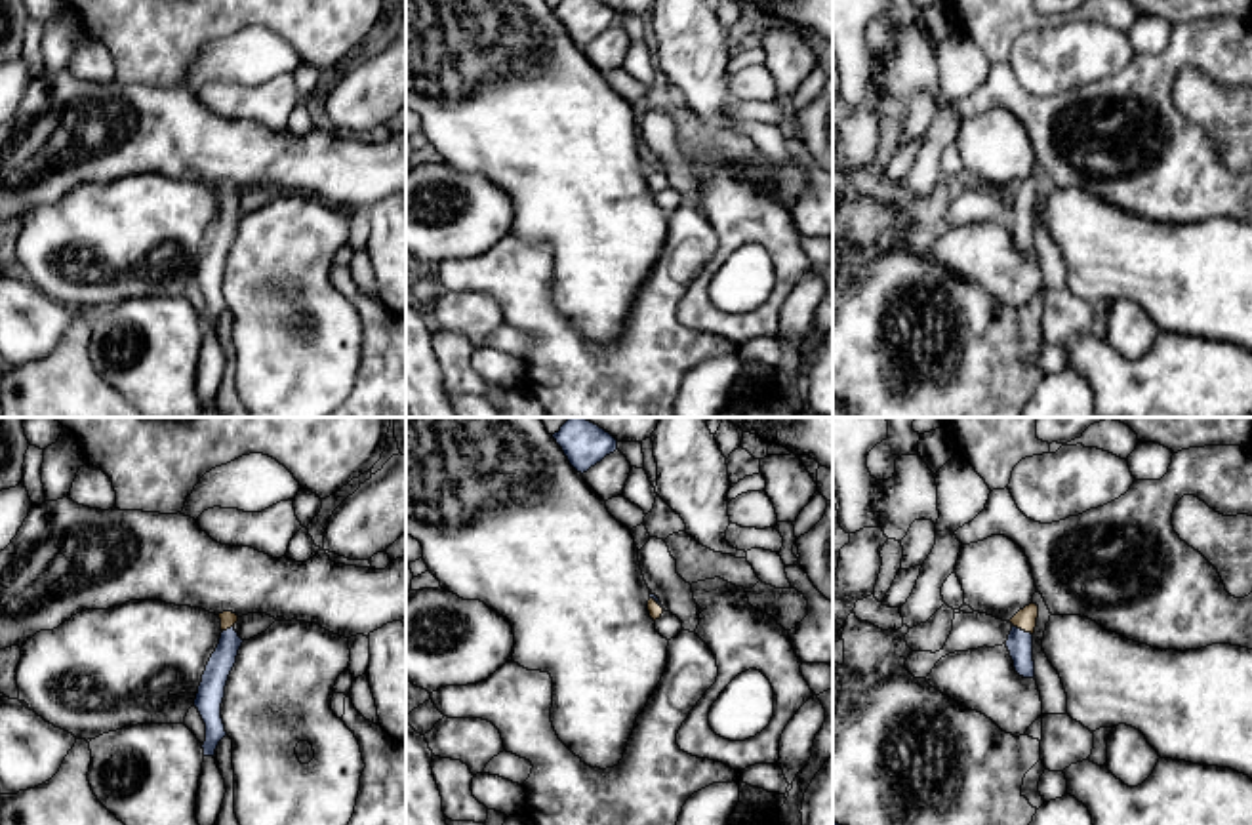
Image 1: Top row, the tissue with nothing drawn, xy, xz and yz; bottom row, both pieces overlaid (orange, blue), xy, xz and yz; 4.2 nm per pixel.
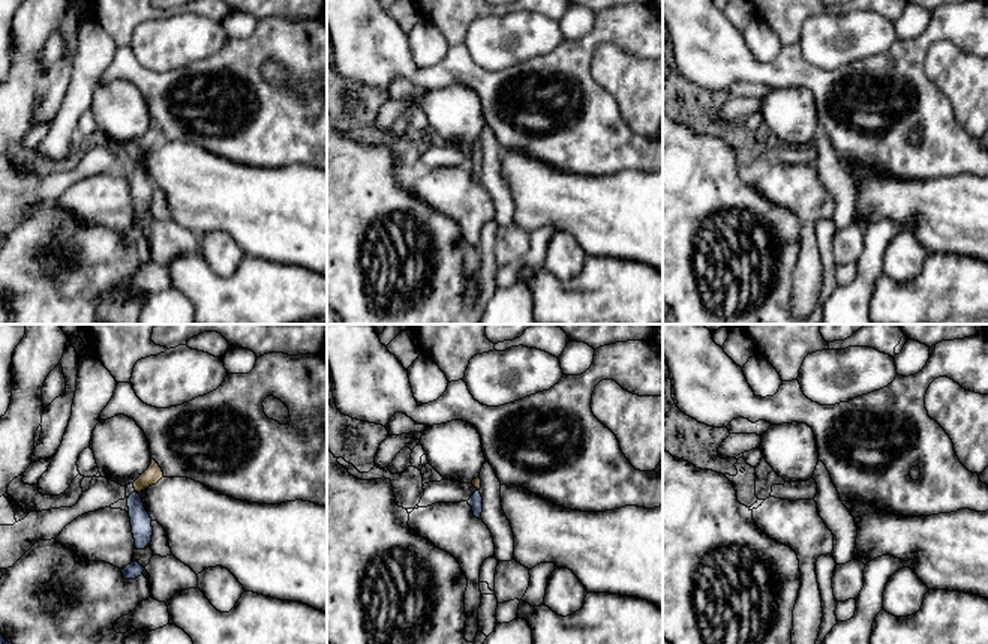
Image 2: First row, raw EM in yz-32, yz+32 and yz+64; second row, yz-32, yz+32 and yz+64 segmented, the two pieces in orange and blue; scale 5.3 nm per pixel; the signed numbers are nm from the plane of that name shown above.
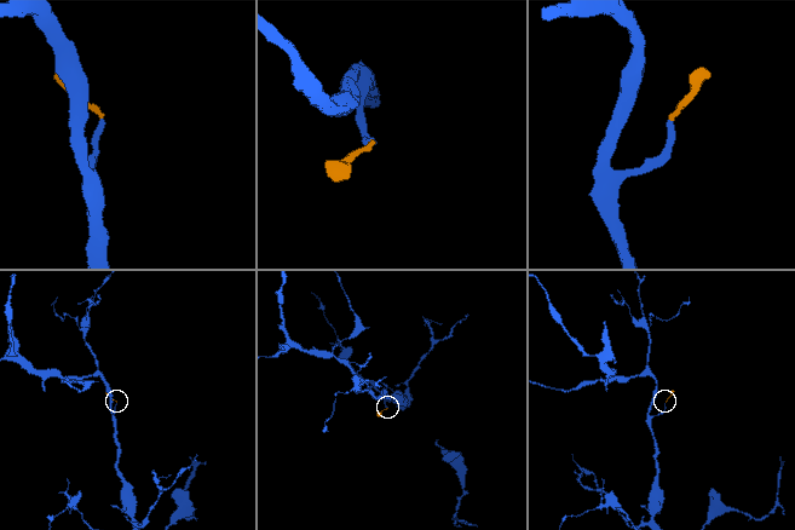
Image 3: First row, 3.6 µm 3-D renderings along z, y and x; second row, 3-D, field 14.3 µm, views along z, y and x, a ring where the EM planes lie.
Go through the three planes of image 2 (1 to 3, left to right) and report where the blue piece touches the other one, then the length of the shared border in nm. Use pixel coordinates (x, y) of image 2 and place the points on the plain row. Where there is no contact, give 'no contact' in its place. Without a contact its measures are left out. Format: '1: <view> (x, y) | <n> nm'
1: no contact
2: no contact
3: no contact

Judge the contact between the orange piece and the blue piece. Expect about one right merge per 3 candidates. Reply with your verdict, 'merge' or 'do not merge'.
merge

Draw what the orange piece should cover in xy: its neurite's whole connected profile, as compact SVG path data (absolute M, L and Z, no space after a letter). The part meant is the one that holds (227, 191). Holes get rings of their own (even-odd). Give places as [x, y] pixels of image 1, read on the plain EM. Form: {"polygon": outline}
{"polygon": "M232 185L219 187L221 192L221 211L212 227L206 244L202 248L202 255L198 259L198 267L194 272L194 280L198 282L204 297L206 297L206 314L202 318L204 330L213 330L219 314L227 309L225 297L221 292L221 276L225 271L225 259L229 248L236 236L238 223L242 219L242 211L234 204L234 196L238 189Z"}

